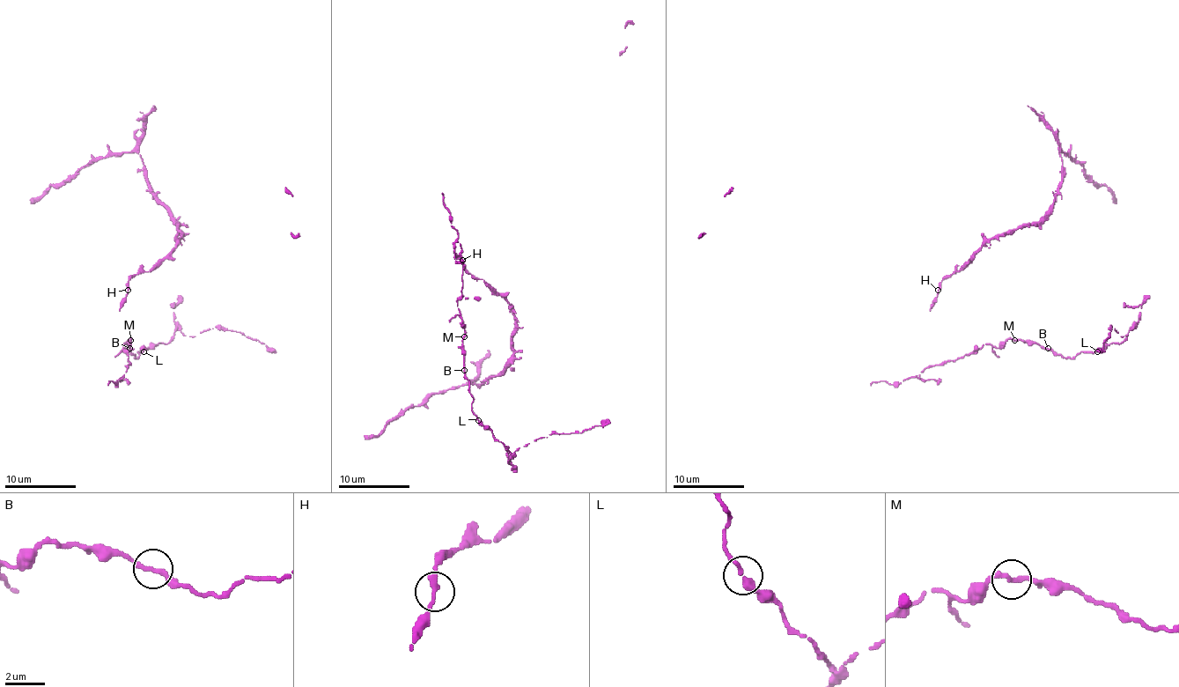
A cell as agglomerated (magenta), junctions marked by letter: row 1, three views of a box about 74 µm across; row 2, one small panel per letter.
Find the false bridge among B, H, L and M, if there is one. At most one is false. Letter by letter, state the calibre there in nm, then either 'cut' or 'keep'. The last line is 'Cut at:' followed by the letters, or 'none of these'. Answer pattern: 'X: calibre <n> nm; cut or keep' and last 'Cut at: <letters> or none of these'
B: calibre 240 nm; keep
H: calibre 280 nm; keep
L: calibre 240 nm; keep
M: calibre 240 nm; keep
Cut at: none of these

